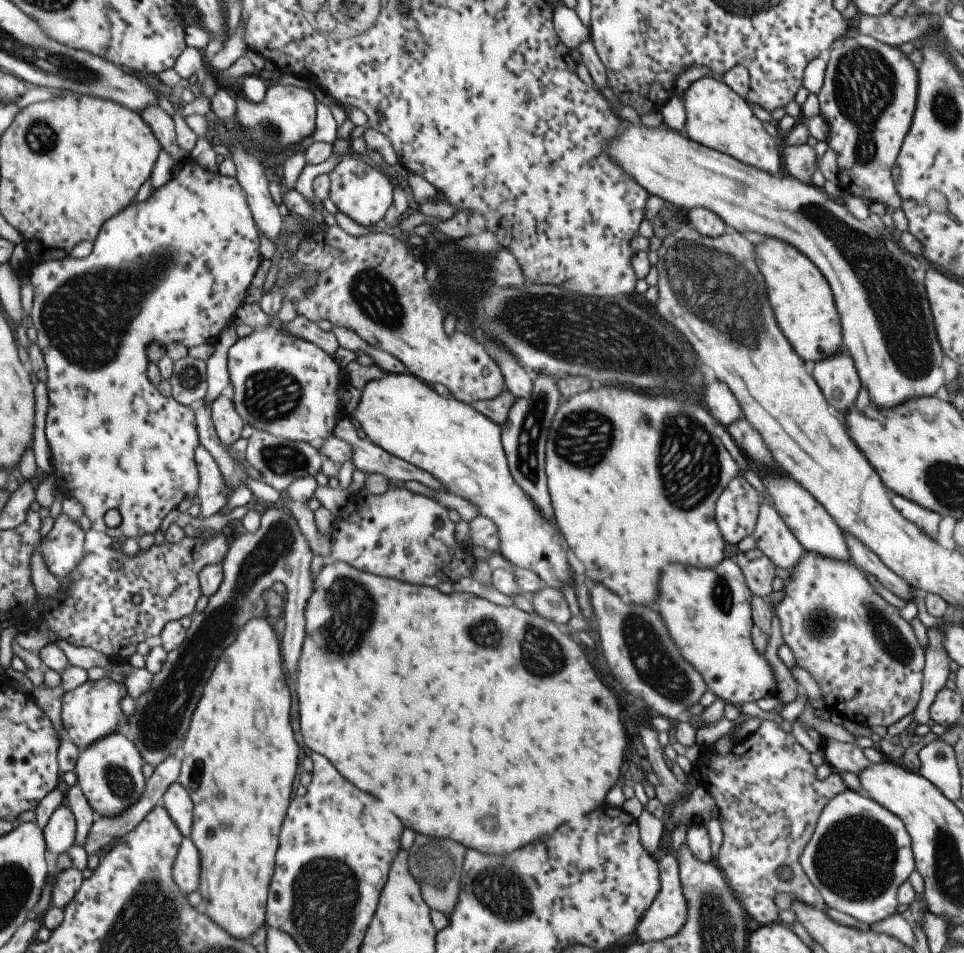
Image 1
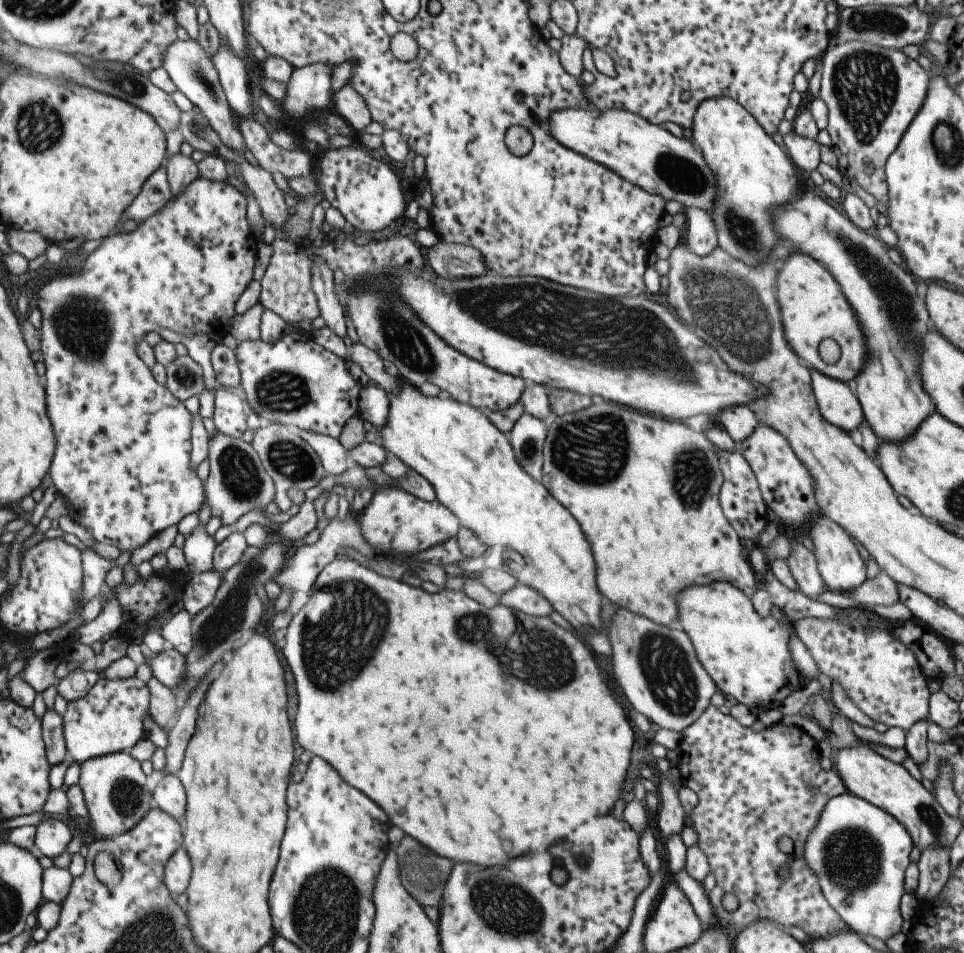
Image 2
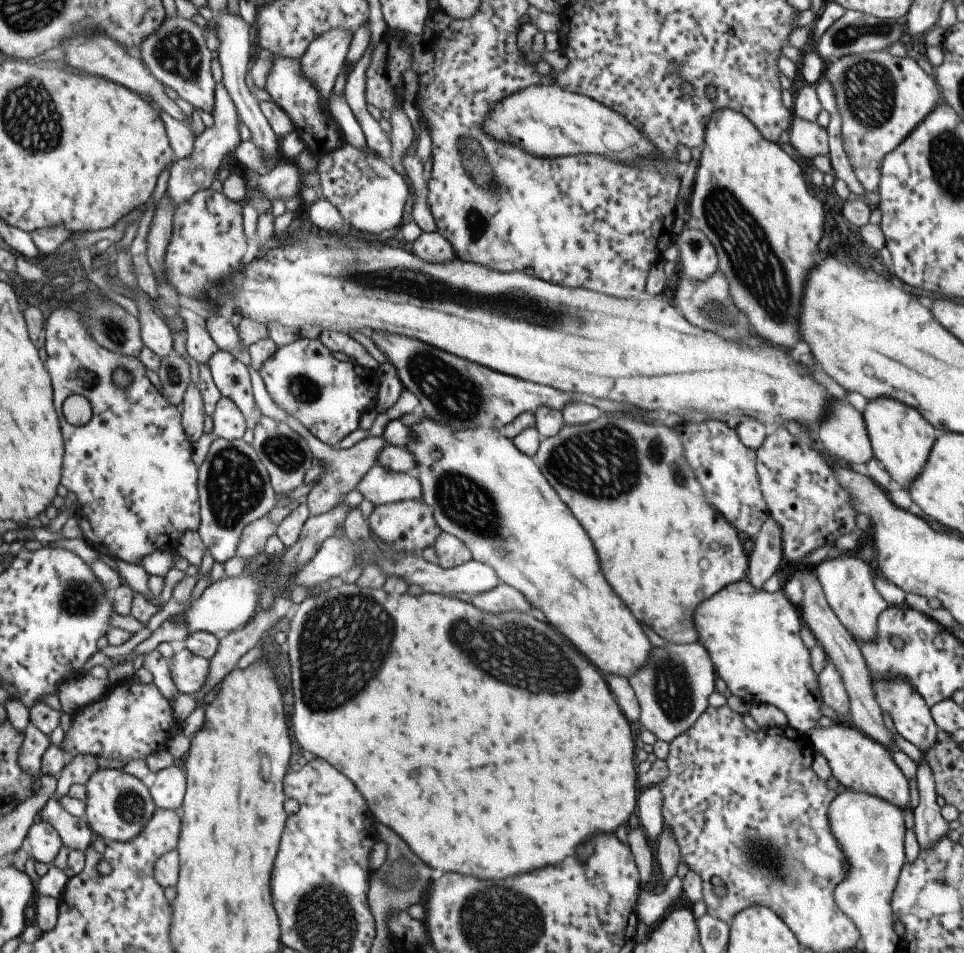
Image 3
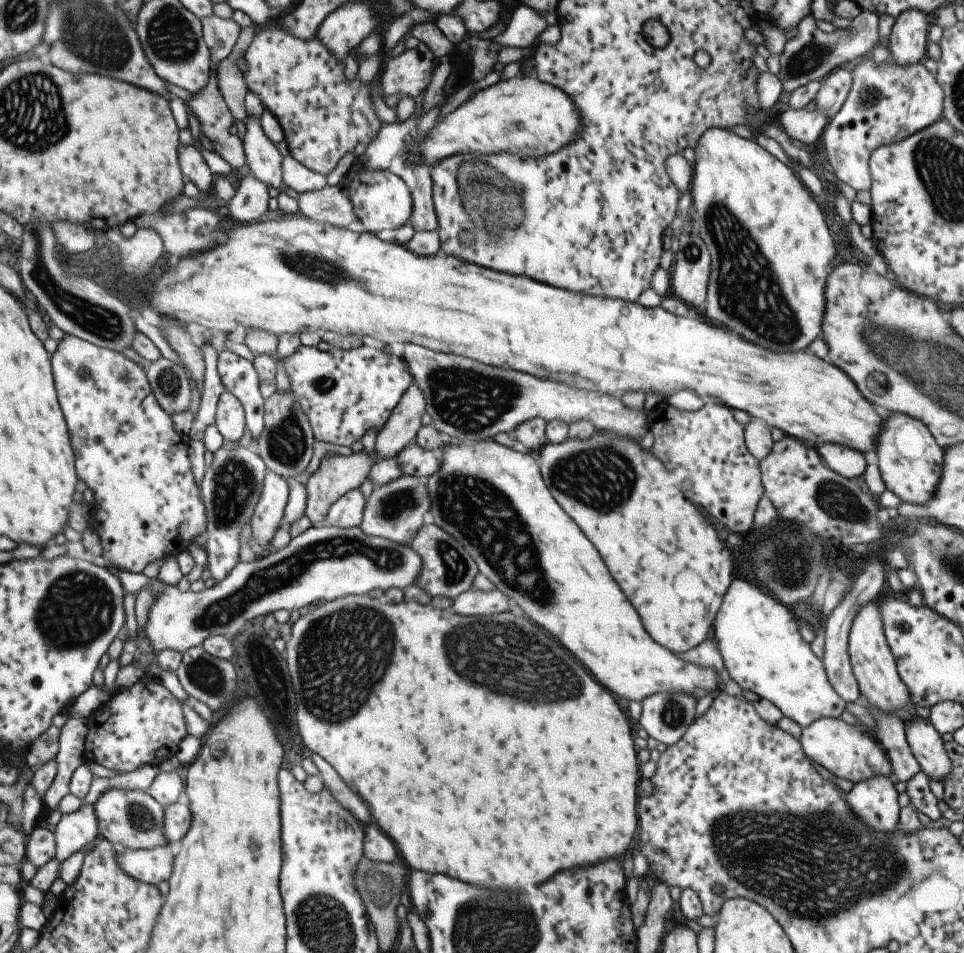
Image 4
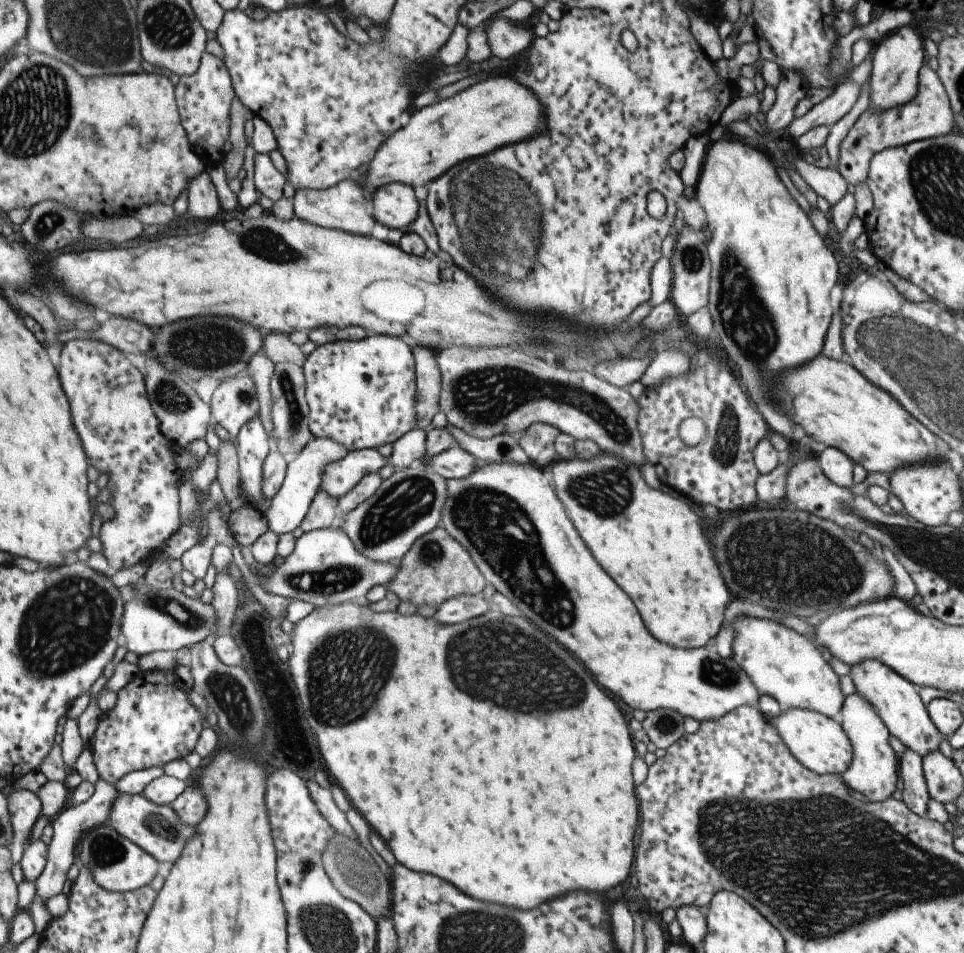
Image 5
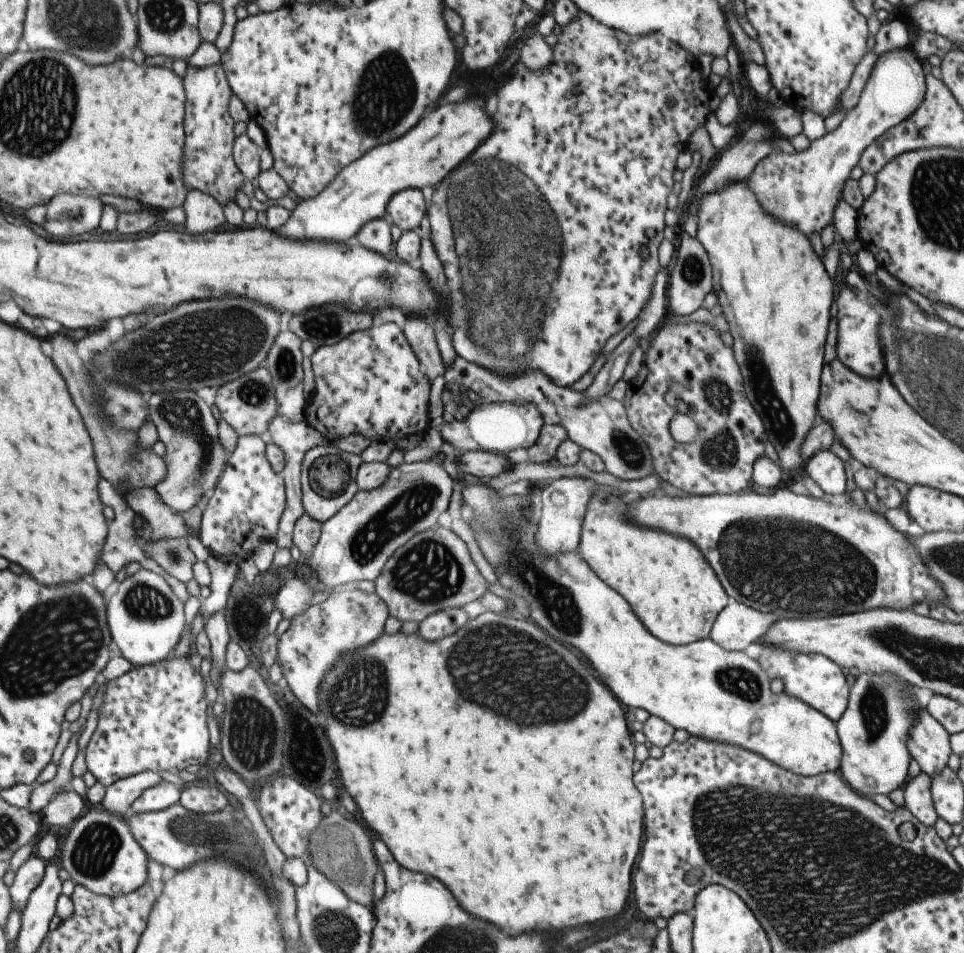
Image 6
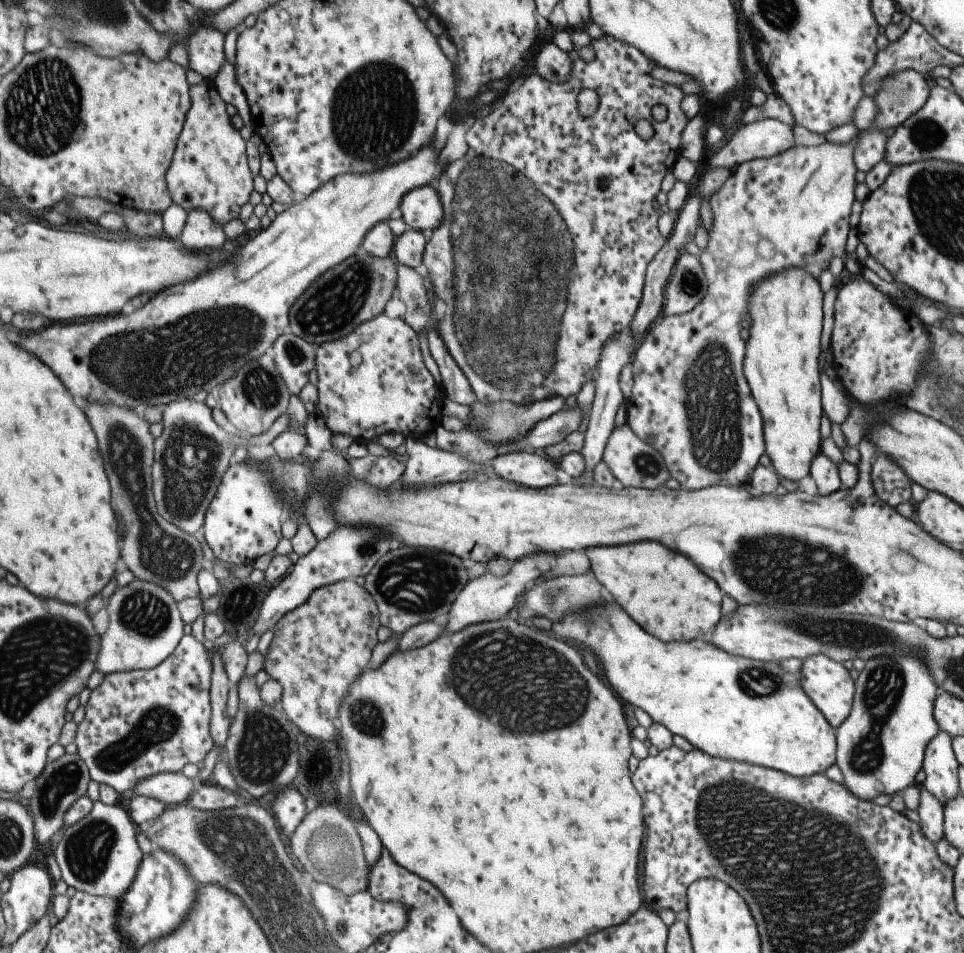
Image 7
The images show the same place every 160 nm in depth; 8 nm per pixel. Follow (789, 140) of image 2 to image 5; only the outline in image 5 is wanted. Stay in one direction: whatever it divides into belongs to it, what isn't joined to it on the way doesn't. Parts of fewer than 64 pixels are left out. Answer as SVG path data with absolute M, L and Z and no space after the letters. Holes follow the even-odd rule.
M851 81L841 82L825 100L811 107L803 116L793 117L787 126L790 136L797 138L817 126L831 127L853 106L859 87Z

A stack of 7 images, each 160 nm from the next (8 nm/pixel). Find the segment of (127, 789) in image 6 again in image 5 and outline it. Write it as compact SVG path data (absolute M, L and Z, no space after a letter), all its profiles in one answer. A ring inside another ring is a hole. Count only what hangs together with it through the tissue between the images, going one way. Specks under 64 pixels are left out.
M98 779L94 783L93 794L79 804L71 804L69 808L65 807L59 814L55 815L49 822L52 826L52 836L49 844L47 845L46 861L41 871L41 874L34 880L36 891L34 899L31 901L29 908L33 924L35 926L35 933L39 934L45 925L51 919L51 916L45 911L43 907L43 900L55 894L61 893L61 888L65 884L65 874L71 864L73 864L73 852L75 852L75 843L80 839L80 836L93 827L98 827L106 822L107 815L110 811L111 803L118 797L119 793L115 787L103 779Z

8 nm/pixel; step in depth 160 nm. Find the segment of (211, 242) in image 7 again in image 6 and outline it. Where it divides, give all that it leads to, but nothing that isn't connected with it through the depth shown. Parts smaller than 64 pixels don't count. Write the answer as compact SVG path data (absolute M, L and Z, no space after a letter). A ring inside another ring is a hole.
M187 190L181 207L189 234L214 231L226 221L222 206L212 196L201 191Z

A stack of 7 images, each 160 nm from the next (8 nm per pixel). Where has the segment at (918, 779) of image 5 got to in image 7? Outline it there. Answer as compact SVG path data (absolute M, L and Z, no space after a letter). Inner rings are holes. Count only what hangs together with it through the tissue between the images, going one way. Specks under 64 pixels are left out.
M919 786L919 794L916 808L919 826L921 832L935 844L944 833L942 804L922 786Z

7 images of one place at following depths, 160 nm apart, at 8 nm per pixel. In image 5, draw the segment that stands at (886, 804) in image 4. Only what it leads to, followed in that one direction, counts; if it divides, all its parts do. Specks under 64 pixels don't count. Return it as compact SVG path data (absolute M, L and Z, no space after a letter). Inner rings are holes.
M857 692L843 699L837 718L852 746L852 761L840 774L846 786L863 794L869 803L887 800L899 786L898 760L887 742L888 730L875 714L874 708Z

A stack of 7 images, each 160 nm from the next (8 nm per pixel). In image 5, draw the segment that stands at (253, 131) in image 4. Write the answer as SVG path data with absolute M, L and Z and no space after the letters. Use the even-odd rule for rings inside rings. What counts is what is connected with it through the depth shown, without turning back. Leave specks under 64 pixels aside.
M255 153L253 159L253 182L255 189L273 202L282 196L285 176L271 162L268 154Z

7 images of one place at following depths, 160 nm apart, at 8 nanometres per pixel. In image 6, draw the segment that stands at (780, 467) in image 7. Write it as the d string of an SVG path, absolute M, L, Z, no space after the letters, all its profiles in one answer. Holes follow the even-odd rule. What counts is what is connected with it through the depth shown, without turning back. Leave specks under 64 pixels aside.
M747 179L742 181L735 181L721 187L718 191L711 191L705 193L696 202L696 233L695 238L701 243L705 249L708 261L710 262L710 273L712 282L712 293L716 297L716 311L723 316L727 322L727 332L731 334L731 350L735 362L739 364L739 372L743 376L743 384L745 384L745 392L747 398L751 400L751 406L755 408L755 412L759 412L759 418L763 420L763 428L767 430L767 438L771 442L778 454L778 465L783 470L795 470L795 468L802 466L799 449L800 444L804 441L805 434L811 428L813 416L815 416L815 400L817 400L817 390L819 390L819 372L821 372L821 358L823 358L823 344L825 344L825 332L827 332L828 324L831 316L829 311L831 302L835 298L837 286L832 283L831 278L827 275L819 256L813 252L809 240L805 236L801 236L799 231L795 232L795 228L791 228L789 224L779 224L776 218L768 215L764 208L758 203L754 192L748 187Z

